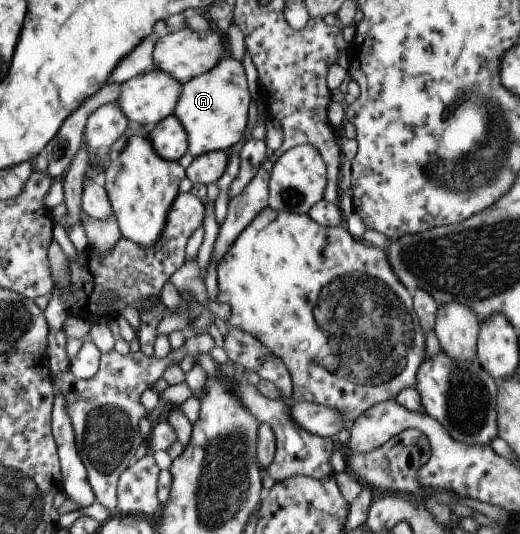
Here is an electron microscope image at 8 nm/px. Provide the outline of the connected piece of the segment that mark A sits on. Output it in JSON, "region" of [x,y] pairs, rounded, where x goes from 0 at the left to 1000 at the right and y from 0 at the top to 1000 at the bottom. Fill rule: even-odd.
{"region":[[[440,99],[402,135],[352,155],[333,215],[360,247],[360,281],[367,292],[377,296],[410,283],[437,285],[452,273],[469,257],[483,187],[488,185],[479,172],[469,124]]]}

